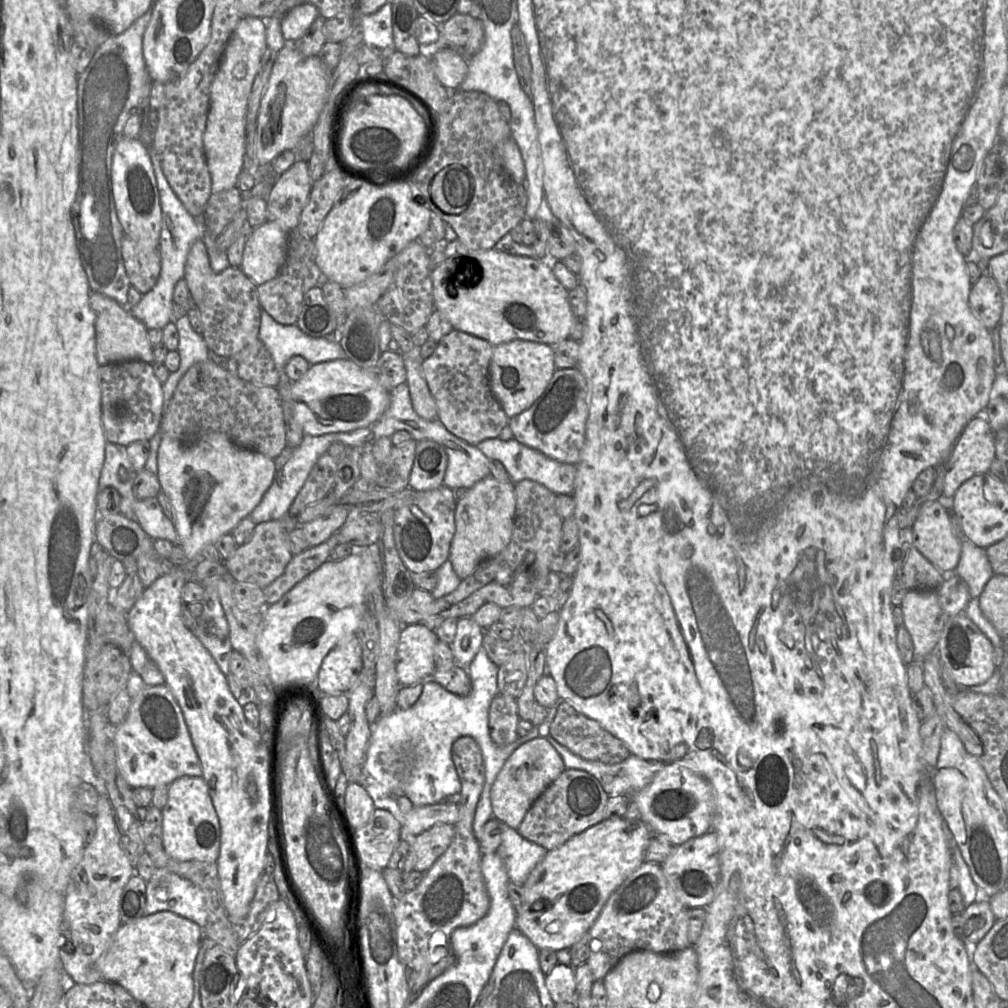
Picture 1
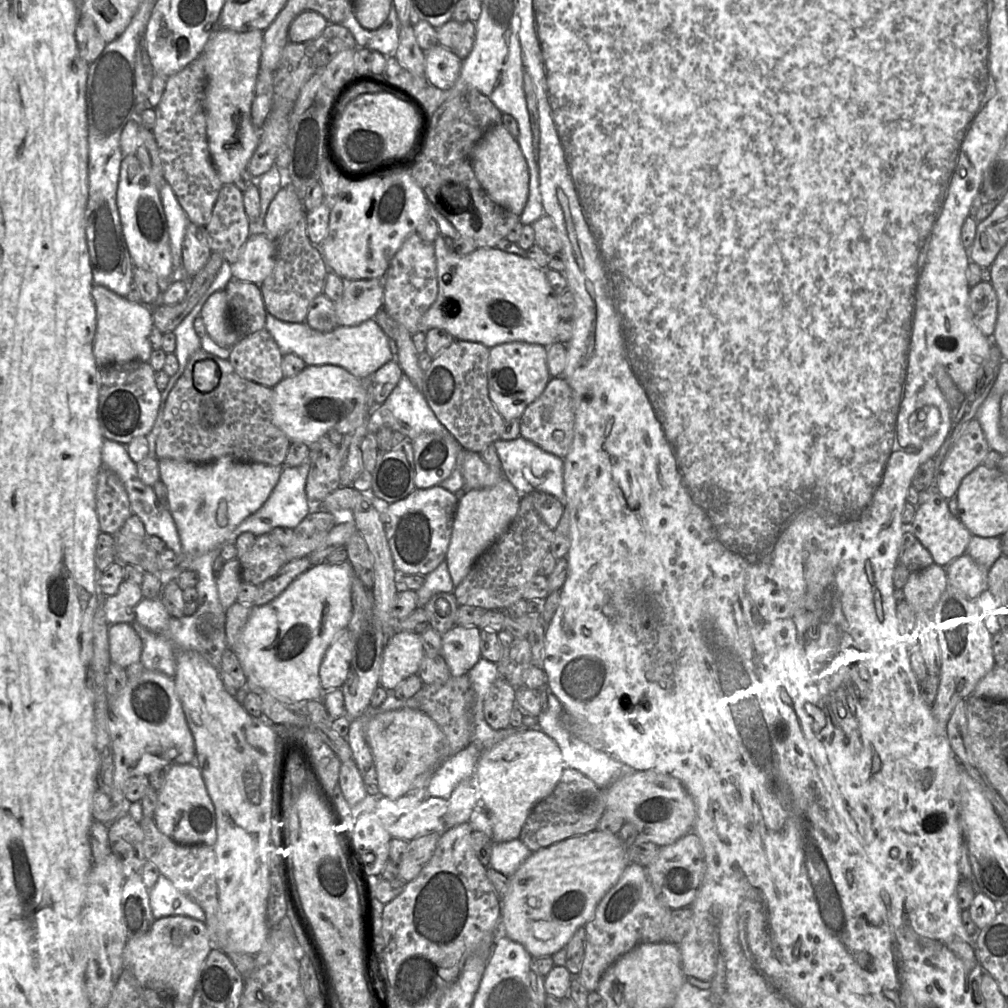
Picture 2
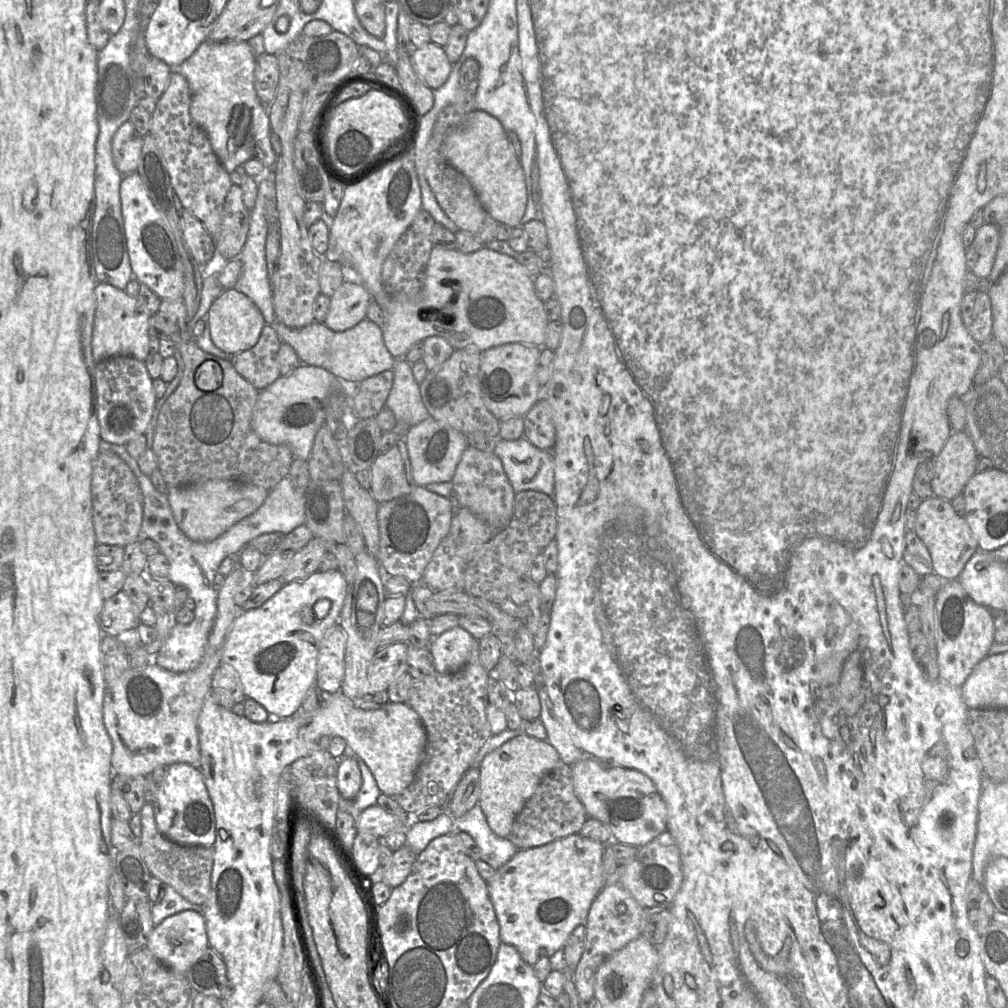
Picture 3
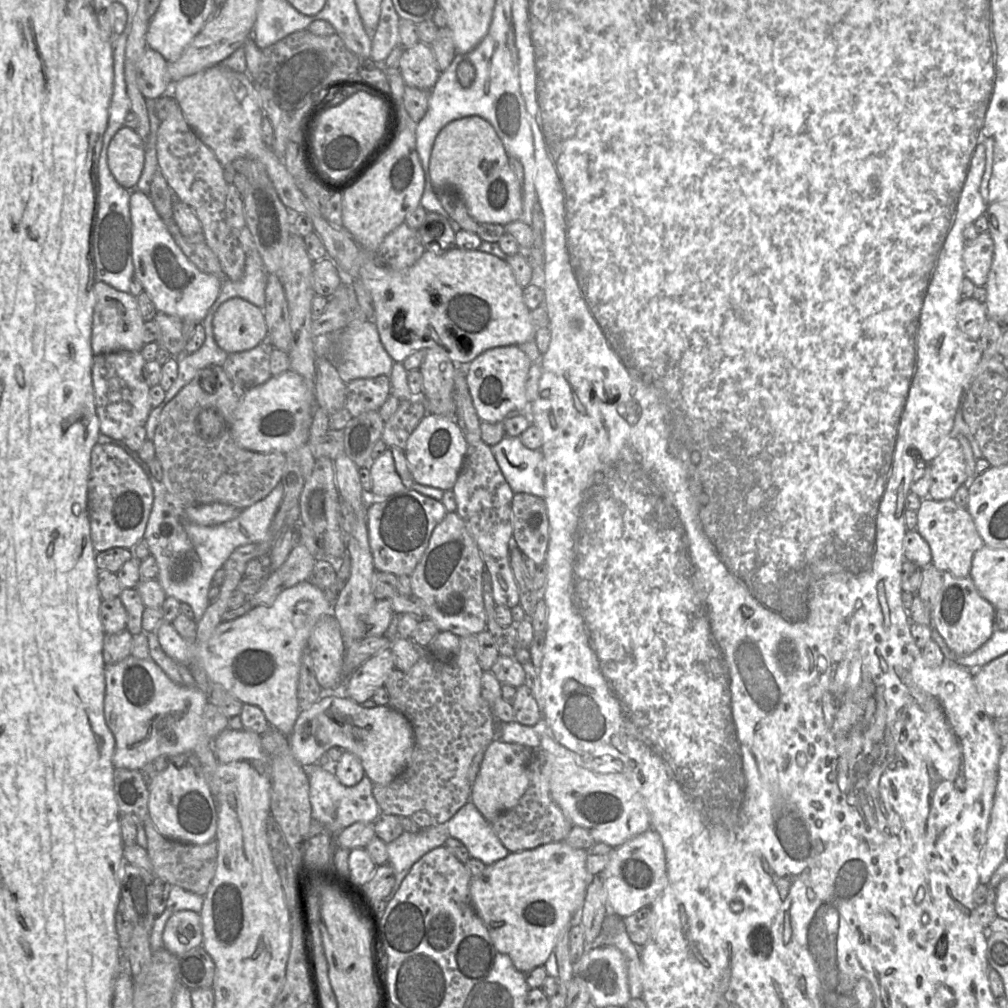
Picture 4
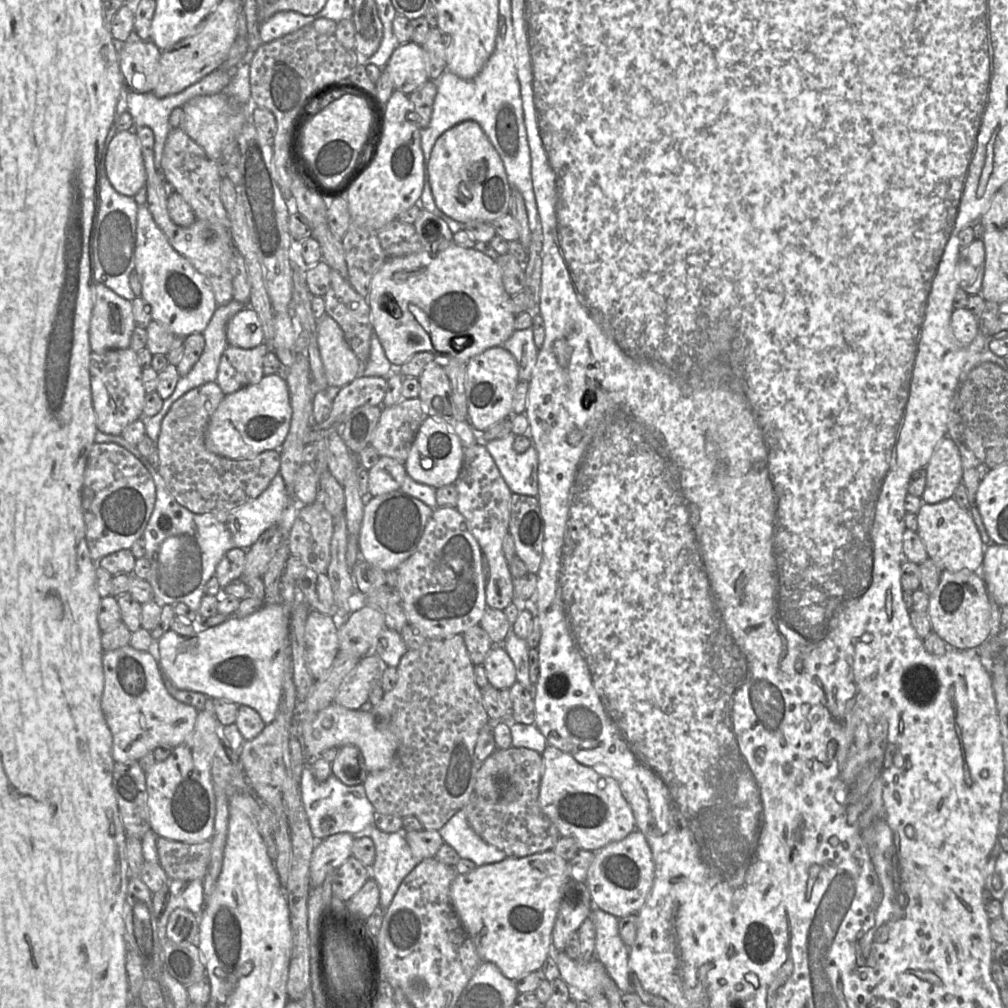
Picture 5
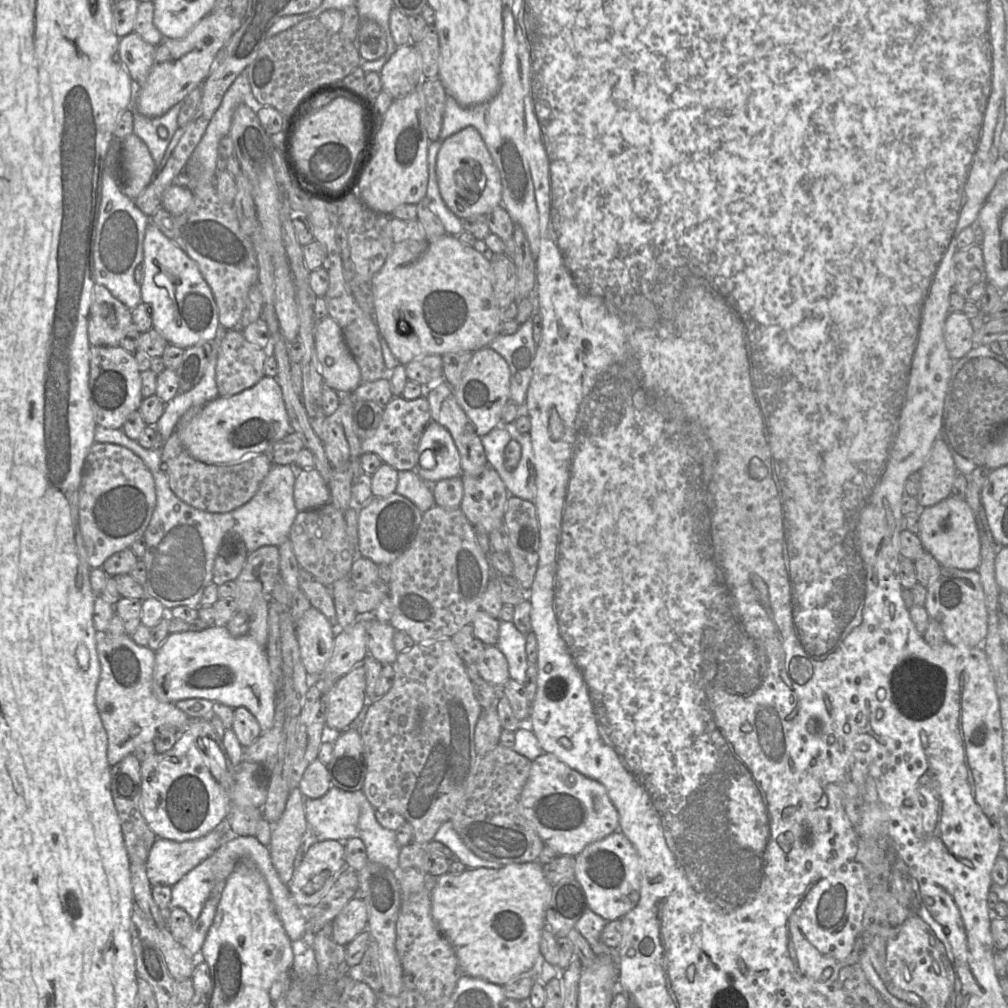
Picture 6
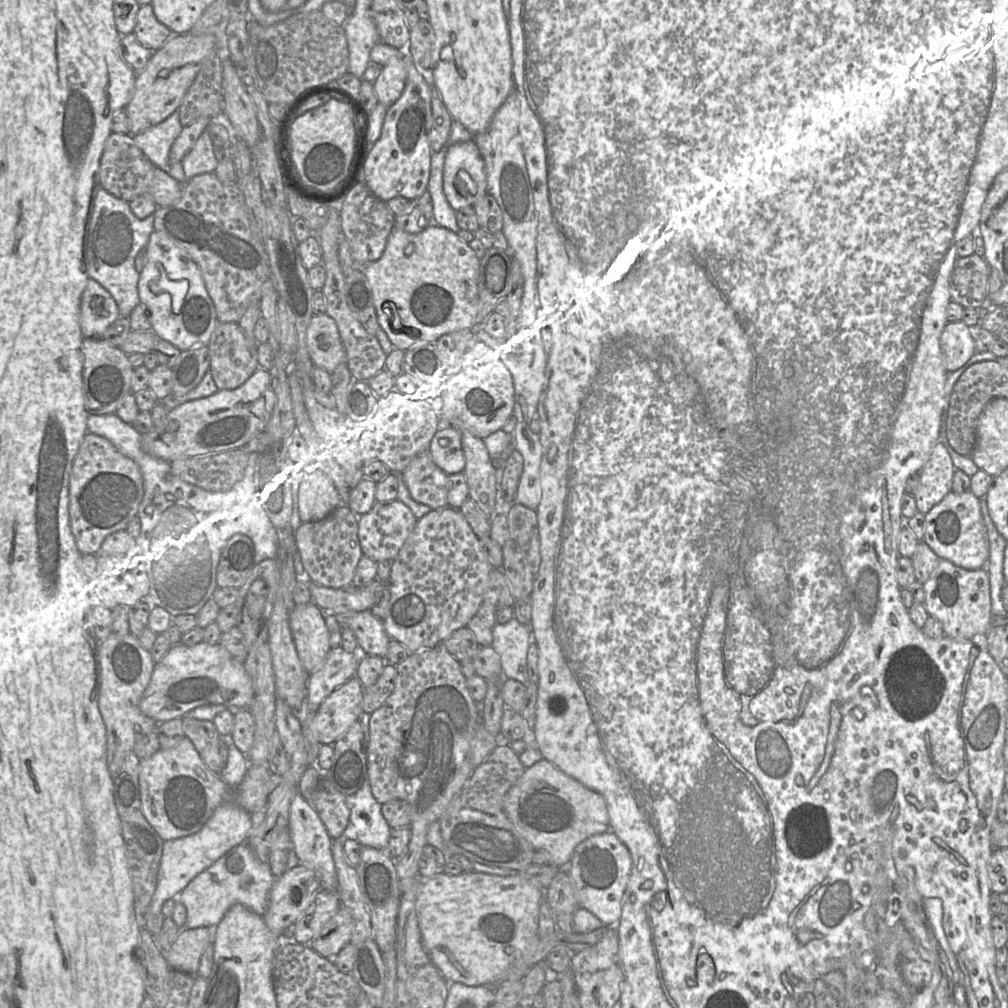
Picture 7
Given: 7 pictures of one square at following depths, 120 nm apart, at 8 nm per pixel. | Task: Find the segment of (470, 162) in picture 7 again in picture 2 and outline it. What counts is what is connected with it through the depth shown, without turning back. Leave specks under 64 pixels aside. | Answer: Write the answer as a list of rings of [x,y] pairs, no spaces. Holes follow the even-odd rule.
[[[502,123],[492,126],[476,143],[472,151],[472,167],[489,198],[502,208],[520,216],[529,195],[529,169],[517,140]]]

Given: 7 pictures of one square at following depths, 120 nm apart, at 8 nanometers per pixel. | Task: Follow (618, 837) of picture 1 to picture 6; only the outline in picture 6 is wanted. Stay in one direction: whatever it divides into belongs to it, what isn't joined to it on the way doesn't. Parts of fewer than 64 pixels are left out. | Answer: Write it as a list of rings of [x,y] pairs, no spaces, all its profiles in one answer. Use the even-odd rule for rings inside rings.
[[[538,862],[507,864],[498,869],[477,868],[466,869],[458,875],[446,873],[439,876],[432,890],[431,914],[440,933],[449,941],[454,948],[463,975],[479,978],[490,983],[505,985],[513,977],[518,976],[533,968],[536,960],[541,955],[540,941],[546,923],[546,911],[552,896],[552,885],[547,881],[543,869]]]

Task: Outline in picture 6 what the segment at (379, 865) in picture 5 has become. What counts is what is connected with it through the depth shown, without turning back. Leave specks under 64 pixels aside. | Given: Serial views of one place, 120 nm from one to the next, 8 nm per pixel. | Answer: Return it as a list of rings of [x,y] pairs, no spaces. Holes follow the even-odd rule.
[[[365,797],[360,806],[357,836],[364,842],[367,857],[370,862],[381,864],[395,873],[399,868],[399,854],[401,847],[397,842],[396,833],[382,827],[378,823],[375,818],[375,811],[376,809]]]

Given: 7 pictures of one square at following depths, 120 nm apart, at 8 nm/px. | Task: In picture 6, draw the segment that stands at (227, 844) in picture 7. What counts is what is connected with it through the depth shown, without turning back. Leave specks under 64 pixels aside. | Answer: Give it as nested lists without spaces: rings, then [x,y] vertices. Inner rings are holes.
[[[216,828],[207,835],[184,842],[156,838],[146,865],[146,874],[152,886],[172,887],[184,875],[210,857],[221,845],[229,830]]]

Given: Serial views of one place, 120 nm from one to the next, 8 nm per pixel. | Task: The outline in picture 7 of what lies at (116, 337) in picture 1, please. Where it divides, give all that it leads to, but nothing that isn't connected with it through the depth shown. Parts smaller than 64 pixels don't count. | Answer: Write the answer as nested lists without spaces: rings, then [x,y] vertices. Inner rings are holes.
[[[89,279],[80,301],[80,328],[84,339],[101,340],[119,318],[120,312],[111,294]]]

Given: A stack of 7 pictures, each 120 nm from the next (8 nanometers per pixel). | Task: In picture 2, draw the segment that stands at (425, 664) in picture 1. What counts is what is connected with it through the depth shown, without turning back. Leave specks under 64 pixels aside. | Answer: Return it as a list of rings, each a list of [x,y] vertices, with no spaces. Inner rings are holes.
[[[395,632],[386,639],[382,654],[379,686],[392,692],[404,679],[418,674],[425,656],[421,635]]]

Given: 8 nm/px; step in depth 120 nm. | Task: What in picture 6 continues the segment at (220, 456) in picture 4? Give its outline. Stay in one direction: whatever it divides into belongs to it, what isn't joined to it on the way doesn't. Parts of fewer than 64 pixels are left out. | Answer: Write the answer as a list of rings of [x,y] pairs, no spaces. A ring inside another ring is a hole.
[[[203,406],[189,408],[179,418],[174,431],[164,442],[161,449],[163,471],[170,489],[186,504],[209,513],[227,513],[246,504],[255,495],[272,463],[264,453],[222,464],[206,464],[193,458],[181,444],[179,432],[202,408]]]

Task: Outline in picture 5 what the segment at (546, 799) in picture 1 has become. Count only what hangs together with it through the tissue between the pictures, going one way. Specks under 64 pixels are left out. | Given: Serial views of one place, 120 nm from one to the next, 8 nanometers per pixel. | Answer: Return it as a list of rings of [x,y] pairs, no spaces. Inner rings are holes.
[[[510,747],[497,748],[492,756],[498,766],[498,775],[516,789],[516,798],[492,801],[473,793],[470,801],[462,808],[469,825],[486,843],[502,850],[507,857],[521,858],[552,850],[560,834],[539,806],[542,755],[532,749]]]

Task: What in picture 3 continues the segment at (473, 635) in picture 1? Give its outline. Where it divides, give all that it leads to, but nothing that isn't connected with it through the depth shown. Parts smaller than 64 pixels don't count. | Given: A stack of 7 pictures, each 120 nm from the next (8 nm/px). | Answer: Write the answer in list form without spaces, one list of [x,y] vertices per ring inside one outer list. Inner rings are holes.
[[[458,626],[434,637],[429,650],[435,670],[441,674],[454,673],[463,668],[473,652],[477,640]]]

